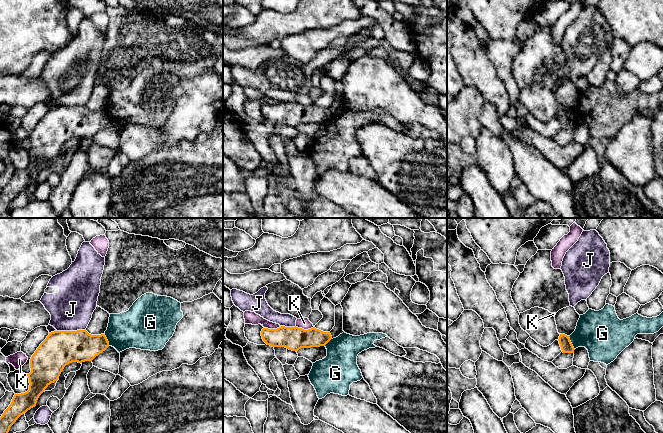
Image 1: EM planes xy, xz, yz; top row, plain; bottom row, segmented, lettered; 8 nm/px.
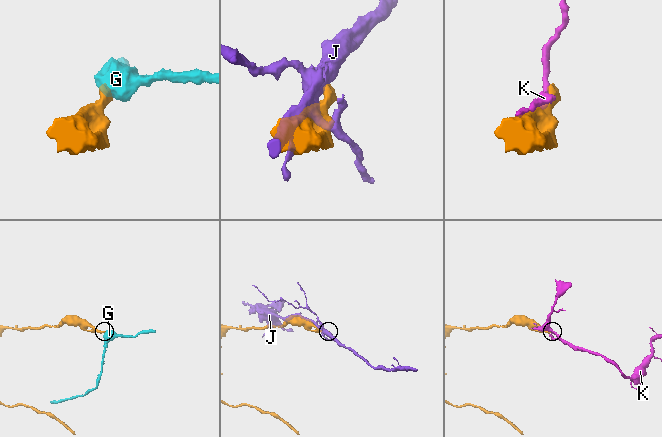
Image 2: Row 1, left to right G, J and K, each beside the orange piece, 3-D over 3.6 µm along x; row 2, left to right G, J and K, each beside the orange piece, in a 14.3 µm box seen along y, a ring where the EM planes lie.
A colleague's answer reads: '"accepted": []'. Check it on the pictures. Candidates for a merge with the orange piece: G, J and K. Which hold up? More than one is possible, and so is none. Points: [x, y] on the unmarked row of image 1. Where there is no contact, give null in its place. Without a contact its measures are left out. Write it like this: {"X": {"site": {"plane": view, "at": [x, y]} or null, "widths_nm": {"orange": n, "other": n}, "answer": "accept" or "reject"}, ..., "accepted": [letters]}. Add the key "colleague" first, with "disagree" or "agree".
{"colleague": "agree", "G": {"site": {"plane": "yz", "at": [571, 119]}, "widths_nm": {"orange": 100, "other": 360}, "answer": "reject"}, "J": {"site": {"plane": "xy", "at": [70, 107]}, "widths_nm": {"orange": 280, "other": 340}, "answer": "reject"}, "K": {"site": {"plane": "xz", "at": [303, 105]}, "widths_nm": {"orange": 190, "other": 90}, "answer": "reject"}, "accepted": []}

